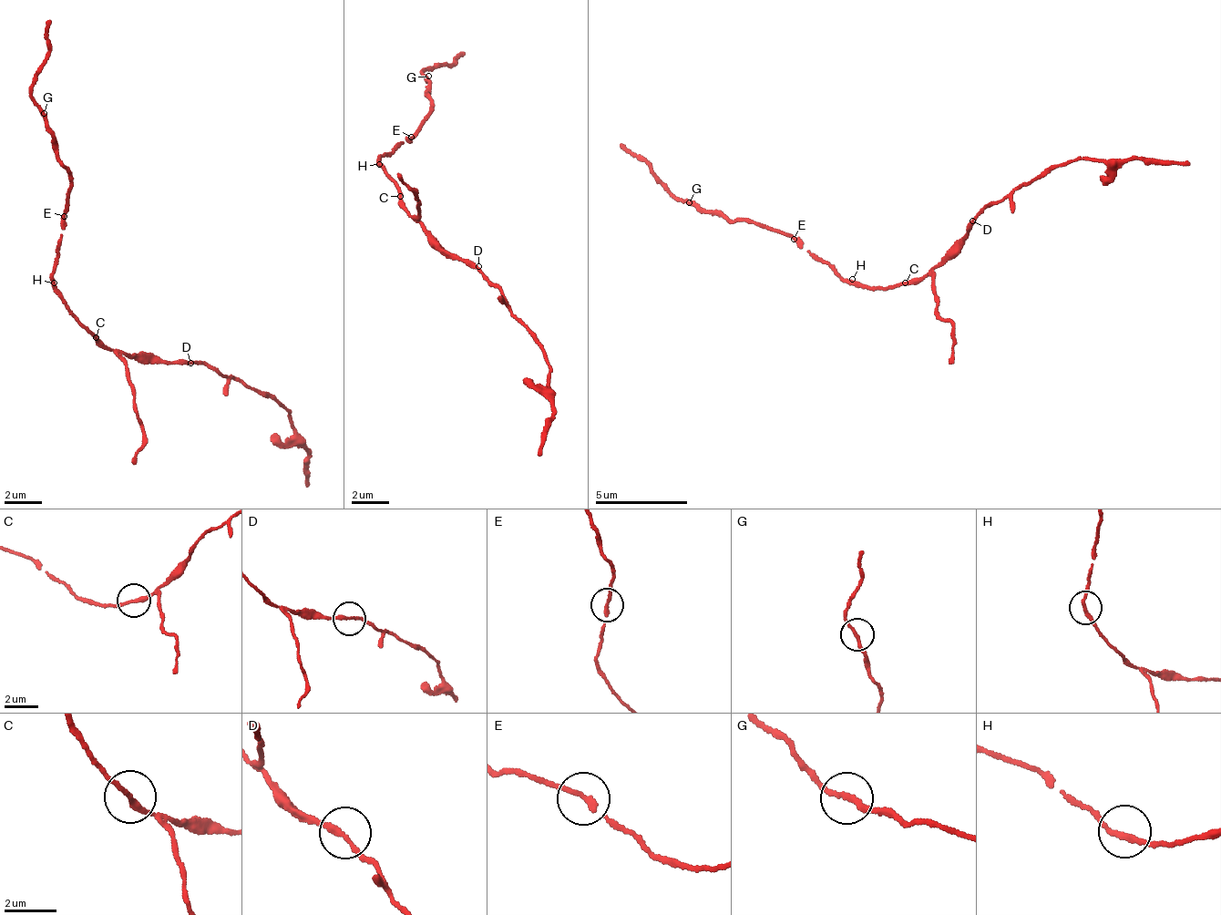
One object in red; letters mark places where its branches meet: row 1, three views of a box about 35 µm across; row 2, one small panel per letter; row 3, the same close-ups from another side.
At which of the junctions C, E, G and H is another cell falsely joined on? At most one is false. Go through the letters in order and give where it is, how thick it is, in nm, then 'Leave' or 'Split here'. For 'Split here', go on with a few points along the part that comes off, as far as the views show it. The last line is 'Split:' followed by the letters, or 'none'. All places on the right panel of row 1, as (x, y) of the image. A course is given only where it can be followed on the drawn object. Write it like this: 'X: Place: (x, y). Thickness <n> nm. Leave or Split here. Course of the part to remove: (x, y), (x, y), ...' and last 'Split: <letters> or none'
C: Place: (905, 282). Thickness 200 nm. Split here. Course of the part to remove: (905, 284), (918, 282), (943, 264), (957, 241), (987, 207), (1061, 166), (1153, 157), (1191, 165)
E: Place: (794, 239). Thickness 180 nm. Leave
G: Place: (689, 202). Thickness 200 nm. Leave
H: Place: (852, 279). Thickness 190 nm. Leave
Split: C

